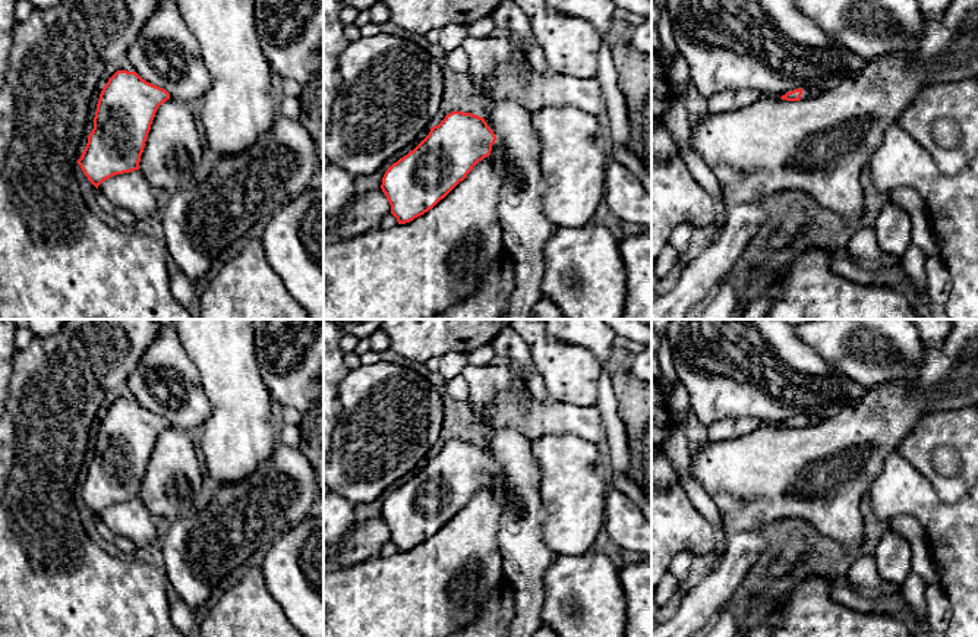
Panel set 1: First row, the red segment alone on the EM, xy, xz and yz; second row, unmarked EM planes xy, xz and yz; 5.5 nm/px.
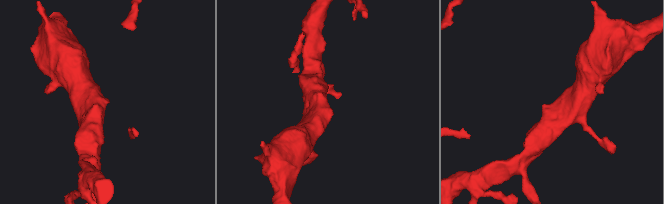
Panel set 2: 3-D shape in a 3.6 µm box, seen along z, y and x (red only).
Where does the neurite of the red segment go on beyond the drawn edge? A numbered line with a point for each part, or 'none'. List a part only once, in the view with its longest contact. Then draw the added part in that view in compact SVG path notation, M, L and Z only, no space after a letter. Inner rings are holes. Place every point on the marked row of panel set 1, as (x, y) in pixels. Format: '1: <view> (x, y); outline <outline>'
1: xz (498, 148); outline M495 141L495 144L492 145L490 157L493 160L504 160L505 145L502 142L499 142L499 141Z

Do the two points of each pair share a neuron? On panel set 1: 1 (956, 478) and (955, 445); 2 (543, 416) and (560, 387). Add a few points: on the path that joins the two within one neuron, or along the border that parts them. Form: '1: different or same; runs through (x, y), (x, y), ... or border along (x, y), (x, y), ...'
1: same; runs through (955, 470), (955, 453)
2: different; border along (554, 399), (587, 406)

